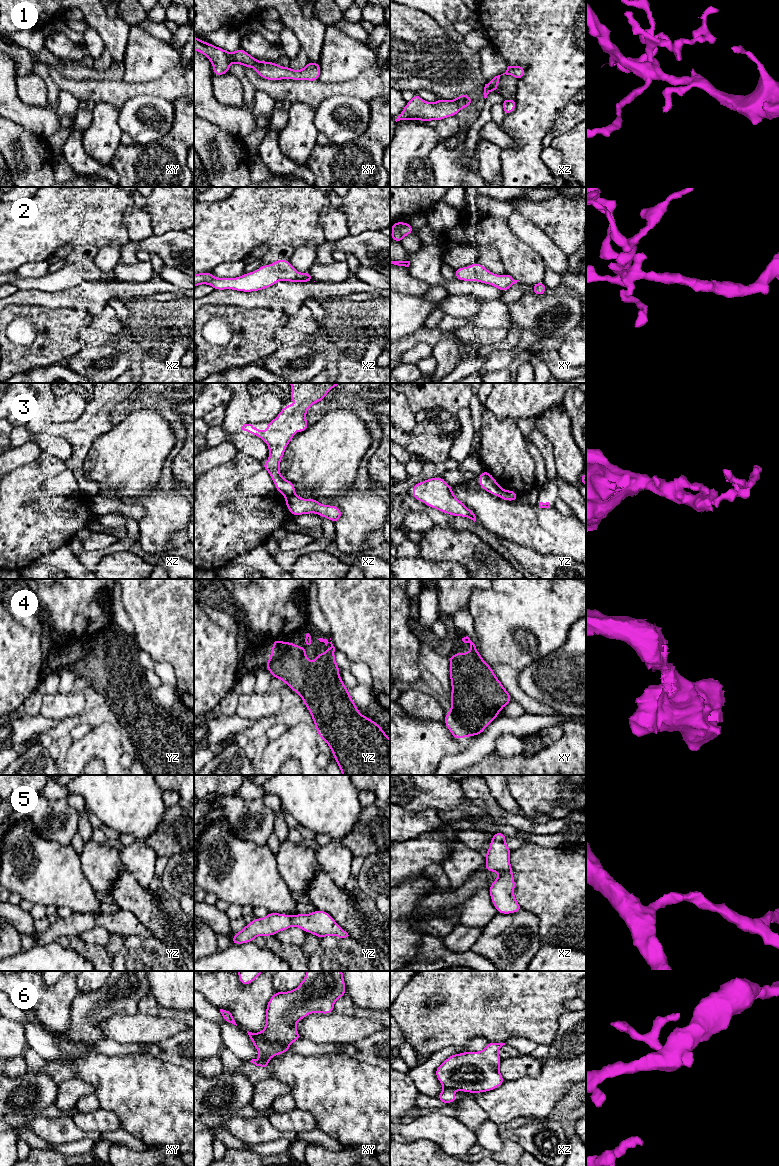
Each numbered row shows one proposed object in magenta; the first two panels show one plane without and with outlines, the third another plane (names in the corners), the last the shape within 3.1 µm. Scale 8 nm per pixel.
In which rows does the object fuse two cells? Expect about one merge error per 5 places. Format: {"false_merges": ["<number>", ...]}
{"false_merges": ["3", "6"]}

